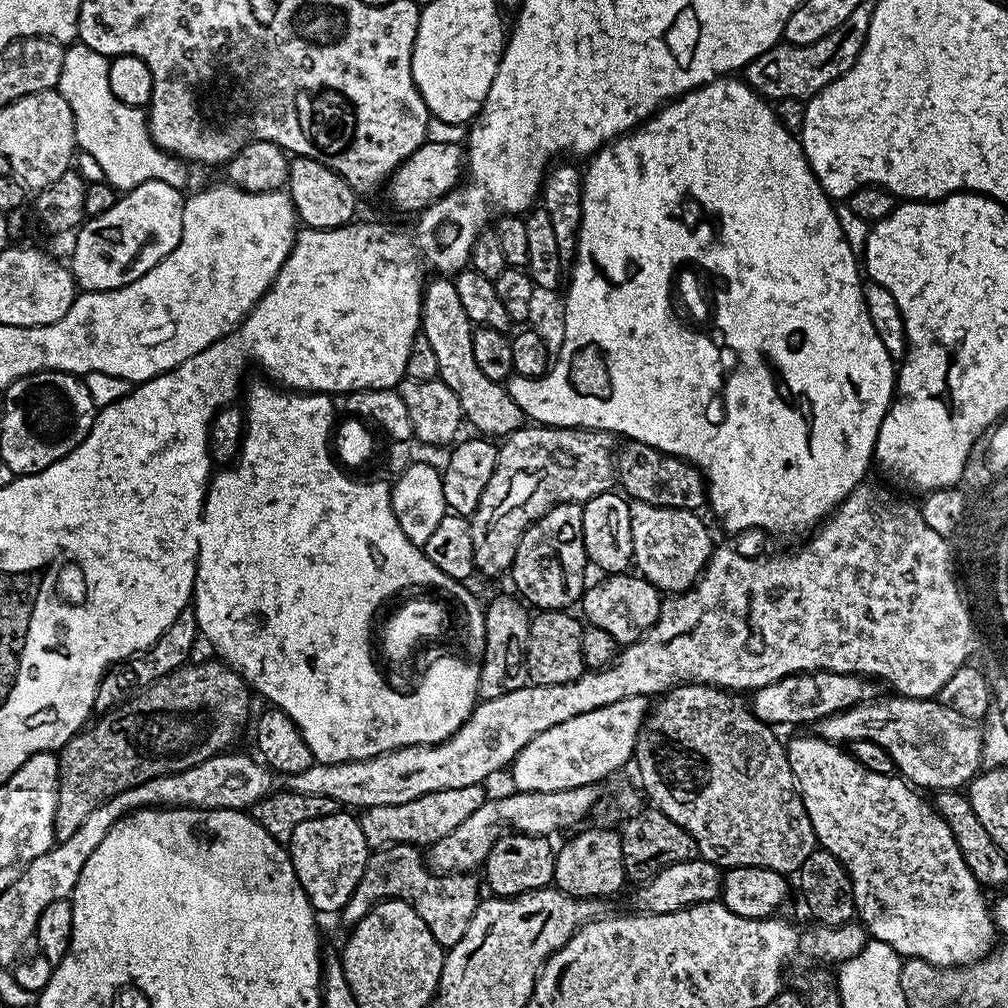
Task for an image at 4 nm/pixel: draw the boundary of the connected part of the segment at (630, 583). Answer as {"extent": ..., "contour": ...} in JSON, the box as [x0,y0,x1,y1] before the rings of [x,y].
{"extent":[583,574,662,645],"contour":[[[608,574],[600,579],[604,580],[598,581],[593,588],[591,585],[584,589],[583,619],[593,628],[606,630],[606,634],[610,634],[610,638],[614,638],[617,645],[633,644],[652,629],[658,618],[662,603],[660,589],[639,574]]]}

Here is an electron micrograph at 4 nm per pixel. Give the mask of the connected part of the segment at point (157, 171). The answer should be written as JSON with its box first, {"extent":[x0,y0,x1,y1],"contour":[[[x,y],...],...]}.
{"extent":[58,42,189,190],"contour":[[[79,42],[65,47],[58,91],[70,102],[79,151],[97,160],[98,166],[102,166],[104,180],[113,188],[127,190],[142,186],[142,182],[157,180],[166,182],[166,186],[187,189],[189,165],[152,141],[145,109],[131,108],[114,98],[114,90],[110,90],[109,57]]]}

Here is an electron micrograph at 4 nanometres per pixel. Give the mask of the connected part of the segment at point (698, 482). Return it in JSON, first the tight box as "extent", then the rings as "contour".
{"extent":[614,442,706,510],"contour":[[[635,442],[625,443],[625,448],[615,453],[614,467],[618,477],[619,487],[625,497],[641,500],[650,506],[659,508],[686,508],[689,510],[703,509],[706,504],[706,485],[704,476],[693,464],[659,452],[645,444]]]}

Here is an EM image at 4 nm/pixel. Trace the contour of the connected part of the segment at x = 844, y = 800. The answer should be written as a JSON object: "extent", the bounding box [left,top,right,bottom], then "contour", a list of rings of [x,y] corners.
{"extent":[786,736,998,968],"contour":[[[800,736],[797,740],[791,741],[789,739],[786,747],[788,749],[788,760],[792,764],[792,772],[796,775],[796,786],[800,790],[800,797],[806,806],[810,826],[814,826],[814,834],[819,847],[825,852],[834,854],[834,858],[838,858],[838,862],[842,862],[854,890],[856,916],[871,939],[886,942],[886,946],[893,948],[901,958],[925,960],[926,963],[939,968],[962,968],[966,964],[977,964],[979,960],[984,959],[997,947],[998,929],[993,909],[990,904],[984,901],[985,889],[974,878],[974,874],[970,874],[970,866],[966,866],[966,862],[962,858],[962,850],[958,850],[958,842],[954,838],[954,834],[950,834],[950,826],[946,826],[946,822],[941,818],[940,813],[929,801],[927,804],[920,797],[923,795],[913,785],[896,774],[890,776],[874,774],[868,768],[862,767],[852,756],[851,751],[844,749],[843,752],[840,749],[843,747],[839,743],[828,738],[823,740],[820,736]]]}

